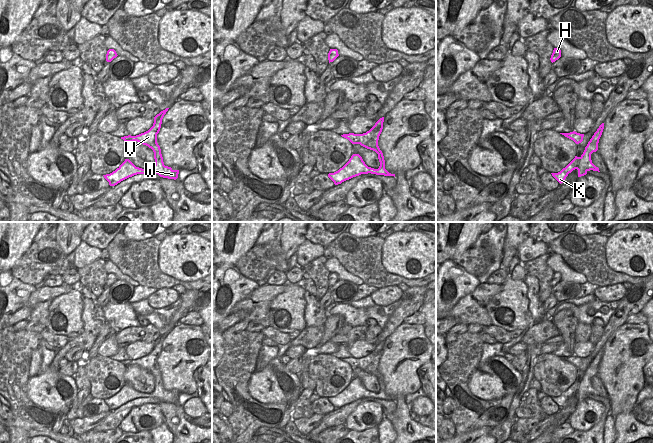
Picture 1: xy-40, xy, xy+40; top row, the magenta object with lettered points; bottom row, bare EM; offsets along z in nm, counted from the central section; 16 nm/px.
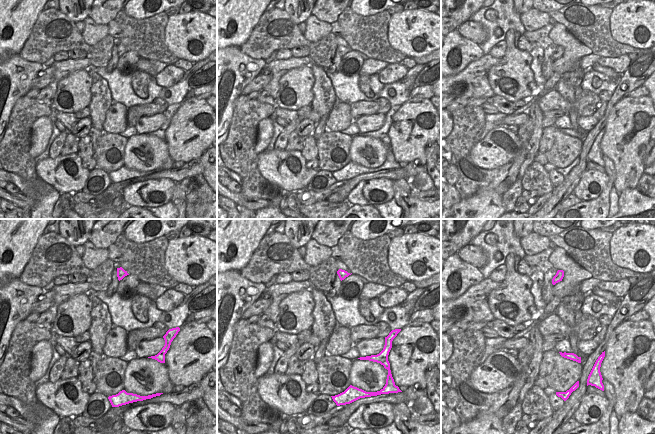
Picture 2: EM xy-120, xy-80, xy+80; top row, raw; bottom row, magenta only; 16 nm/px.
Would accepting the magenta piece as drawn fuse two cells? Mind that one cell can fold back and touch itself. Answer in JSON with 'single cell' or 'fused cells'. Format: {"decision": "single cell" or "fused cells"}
{"decision": "single cell"}

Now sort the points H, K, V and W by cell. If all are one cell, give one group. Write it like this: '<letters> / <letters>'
H K V W

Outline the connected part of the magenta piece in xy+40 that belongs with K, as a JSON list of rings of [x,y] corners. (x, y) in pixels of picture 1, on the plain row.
[[[602,347],[597,355],[594,357],[590,365],[588,366],[587,370],[583,378],[580,381],[575,380],[575,382],[560,396],[558,397],[551,397],[552,400],[561,408],[565,405],[566,401],[569,397],[573,394],[578,394],[578,401],[584,400],[587,398],[588,395],[599,395],[599,392],[596,391],[591,384],[591,378],[598,374],[598,367],[599,363],[602,359],[604,353],[604,347]]]

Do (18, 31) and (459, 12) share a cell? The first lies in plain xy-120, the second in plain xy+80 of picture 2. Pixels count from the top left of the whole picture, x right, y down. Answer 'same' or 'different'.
same

